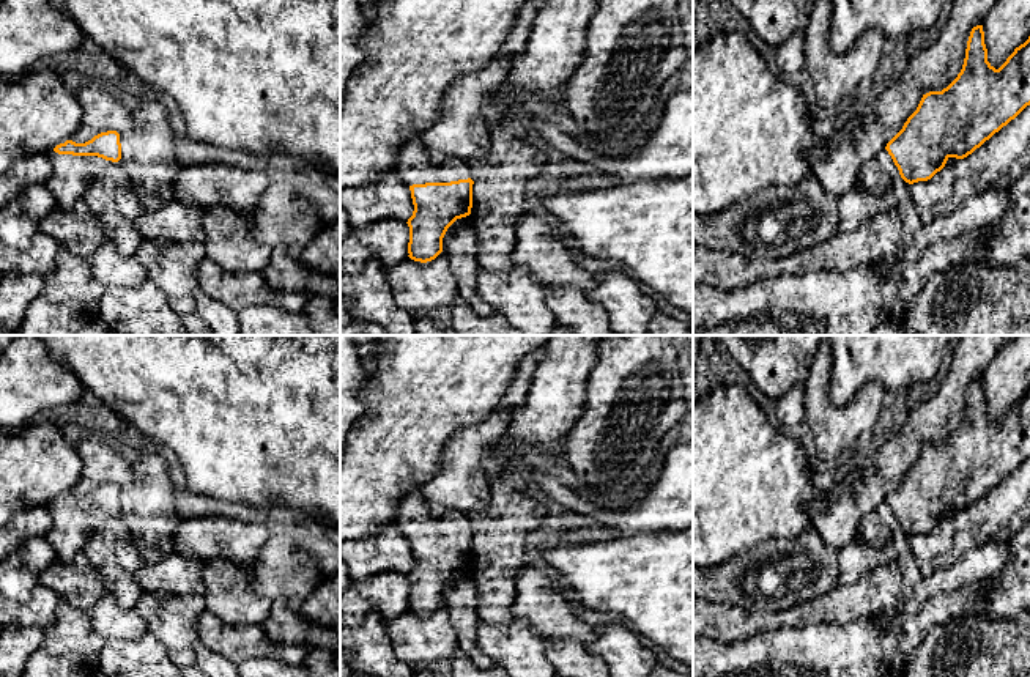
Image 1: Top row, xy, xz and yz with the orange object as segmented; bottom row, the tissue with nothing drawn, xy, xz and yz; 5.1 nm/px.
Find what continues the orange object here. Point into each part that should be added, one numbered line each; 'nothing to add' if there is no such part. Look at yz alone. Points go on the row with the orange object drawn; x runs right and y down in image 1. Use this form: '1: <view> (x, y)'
1: yz (878, 175)

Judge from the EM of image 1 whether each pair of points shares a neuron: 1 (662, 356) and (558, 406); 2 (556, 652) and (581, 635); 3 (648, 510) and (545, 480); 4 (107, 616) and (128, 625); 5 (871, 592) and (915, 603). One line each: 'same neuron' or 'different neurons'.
1: different neurons
2: different neurons
3: same neuron
4: same neuron
5: different neurons

